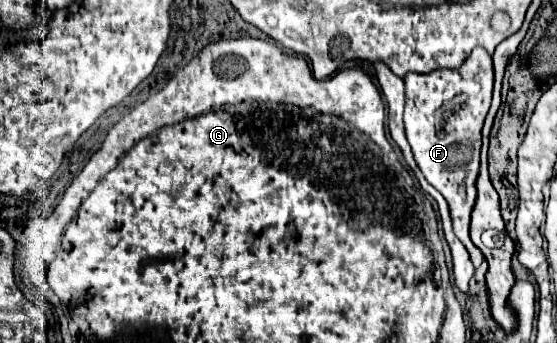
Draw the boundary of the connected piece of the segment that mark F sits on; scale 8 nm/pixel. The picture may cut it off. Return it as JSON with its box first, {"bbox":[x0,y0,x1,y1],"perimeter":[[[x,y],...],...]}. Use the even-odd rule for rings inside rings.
{"bbox":[405,47,493,265],"perimeter":[[[475,47],[459,69],[435,69],[431,73],[405,75],[405,131],[415,161],[425,179],[447,199],[453,231],[467,247],[471,263],[481,265],[483,253],[469,237],[469,215],[475,203],[475,179],[479,173],[481,127],[491,103],[493,63],[483,47]],[[463,95],[463,99],[457,99]],[[443,117],[443,133],[437,133],[437,121]]]}

